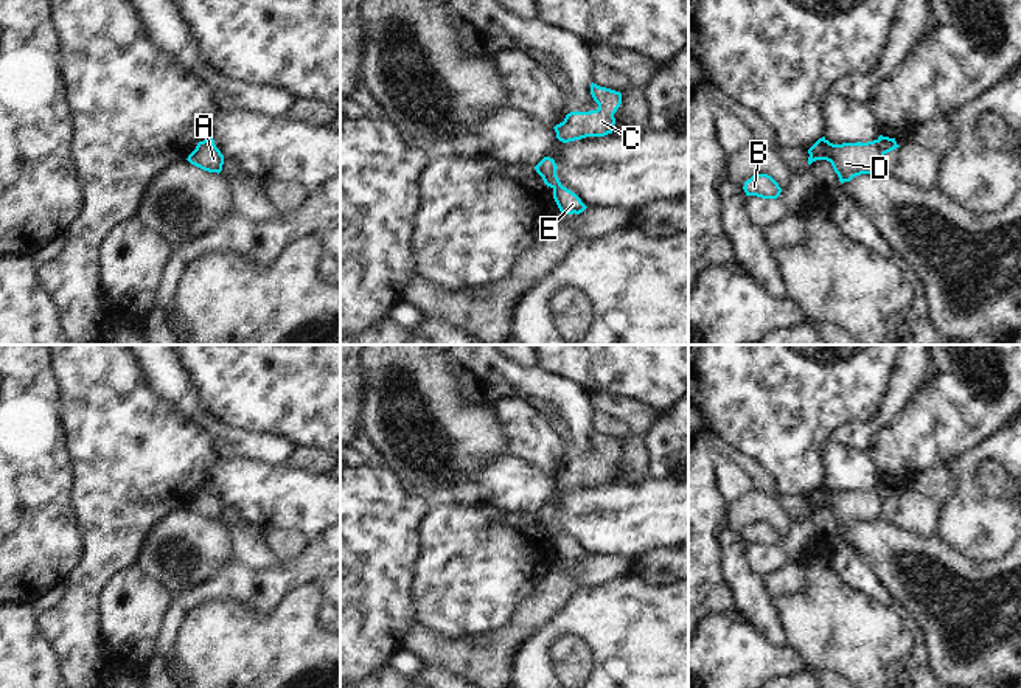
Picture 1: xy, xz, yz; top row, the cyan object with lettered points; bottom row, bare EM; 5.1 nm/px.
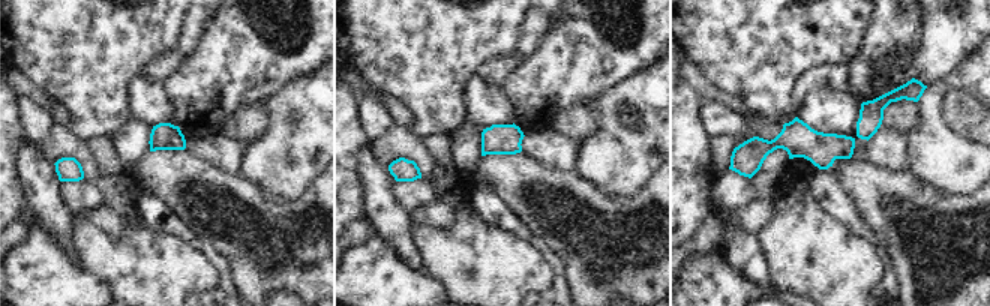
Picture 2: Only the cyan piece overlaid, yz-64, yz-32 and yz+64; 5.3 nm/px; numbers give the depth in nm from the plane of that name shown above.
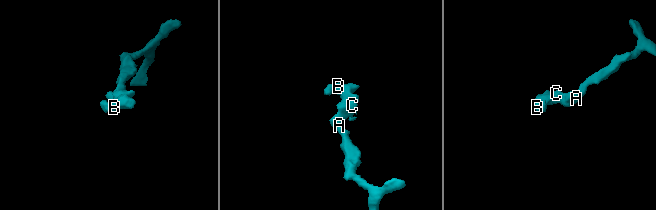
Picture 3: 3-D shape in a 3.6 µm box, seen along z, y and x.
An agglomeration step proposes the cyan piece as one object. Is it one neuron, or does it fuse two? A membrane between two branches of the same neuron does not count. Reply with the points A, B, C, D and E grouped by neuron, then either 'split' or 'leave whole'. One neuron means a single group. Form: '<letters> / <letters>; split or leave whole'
A B C D / E; split

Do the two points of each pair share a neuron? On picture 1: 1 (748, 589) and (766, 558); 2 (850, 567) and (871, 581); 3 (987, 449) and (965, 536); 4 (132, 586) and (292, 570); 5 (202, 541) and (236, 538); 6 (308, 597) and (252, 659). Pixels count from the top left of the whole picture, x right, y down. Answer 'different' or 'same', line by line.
1: different
2: same
3: same
4: different
5: different
6: same

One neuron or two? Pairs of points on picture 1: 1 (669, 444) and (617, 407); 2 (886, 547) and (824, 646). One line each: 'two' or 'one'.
1: two
2: two

